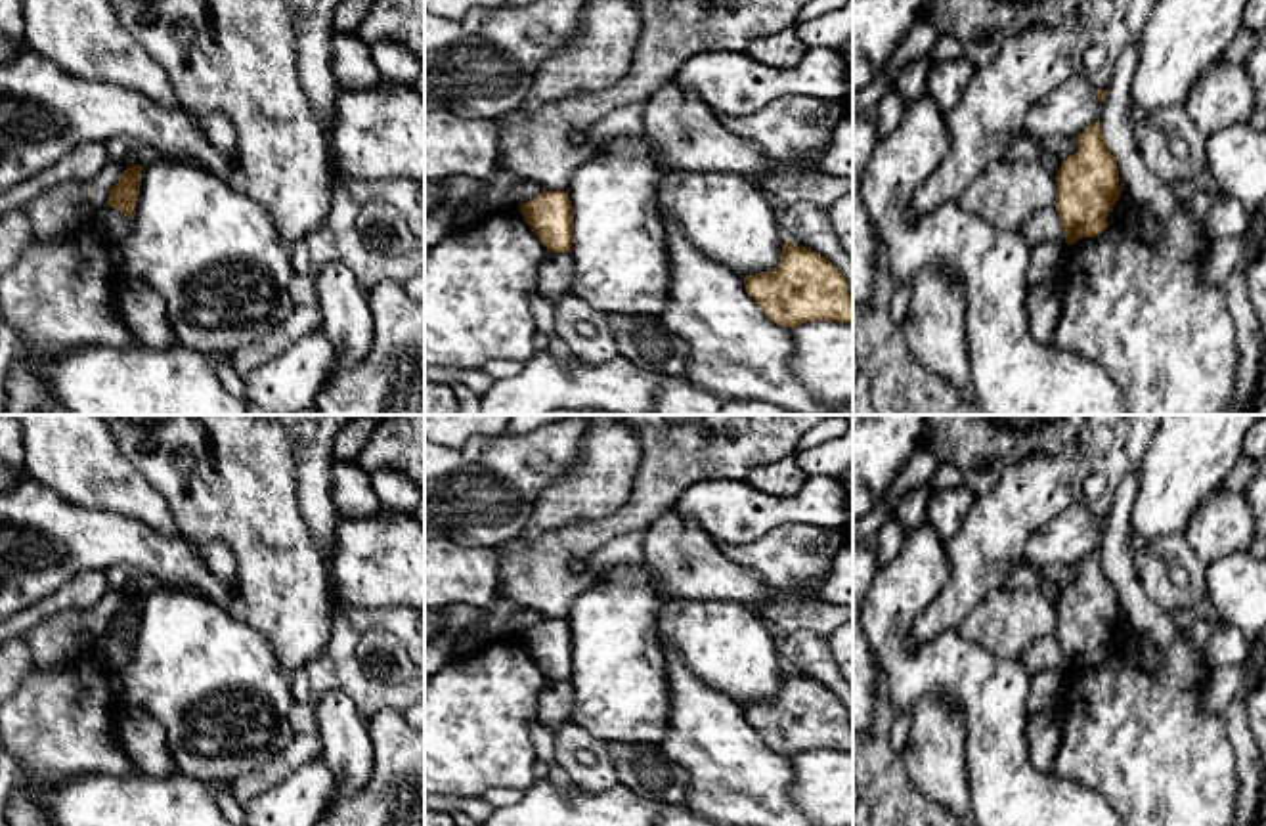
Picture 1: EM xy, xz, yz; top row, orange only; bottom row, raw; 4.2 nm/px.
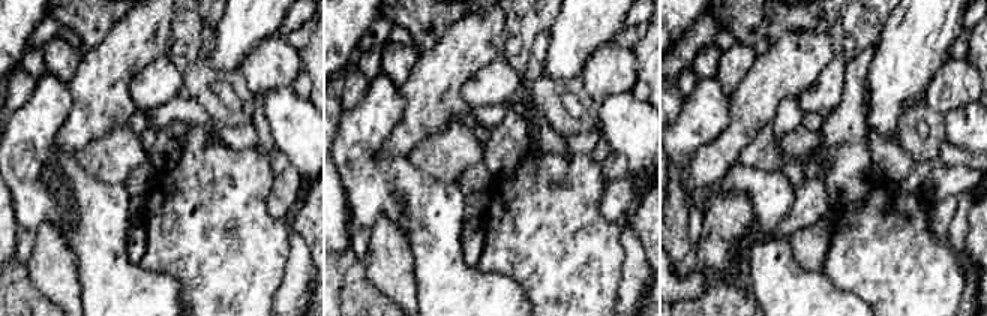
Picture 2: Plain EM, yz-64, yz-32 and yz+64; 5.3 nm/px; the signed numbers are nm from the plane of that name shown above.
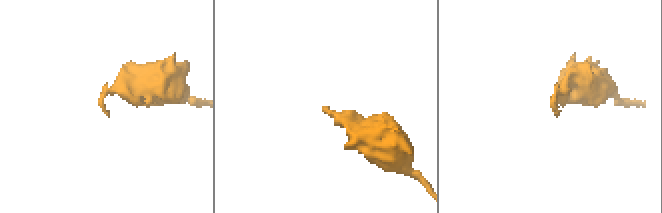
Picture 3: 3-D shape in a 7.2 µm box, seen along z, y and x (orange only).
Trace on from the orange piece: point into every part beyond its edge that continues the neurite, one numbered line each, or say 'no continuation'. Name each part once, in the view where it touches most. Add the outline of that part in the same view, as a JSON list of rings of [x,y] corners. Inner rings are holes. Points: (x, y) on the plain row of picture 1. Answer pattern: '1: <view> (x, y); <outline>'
no continuation

